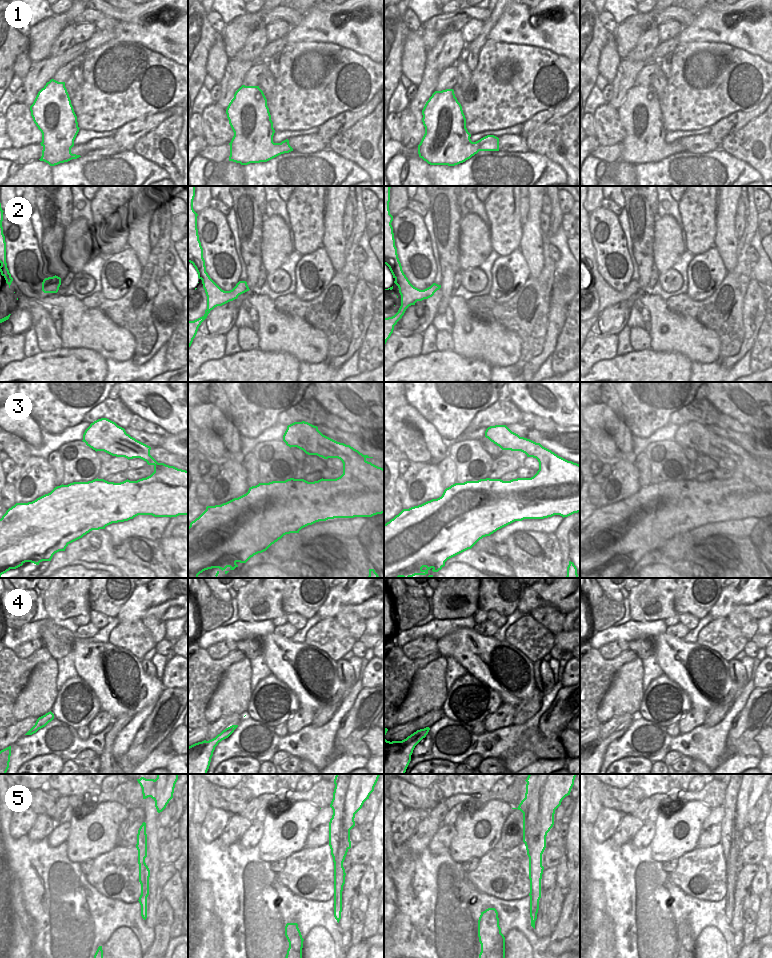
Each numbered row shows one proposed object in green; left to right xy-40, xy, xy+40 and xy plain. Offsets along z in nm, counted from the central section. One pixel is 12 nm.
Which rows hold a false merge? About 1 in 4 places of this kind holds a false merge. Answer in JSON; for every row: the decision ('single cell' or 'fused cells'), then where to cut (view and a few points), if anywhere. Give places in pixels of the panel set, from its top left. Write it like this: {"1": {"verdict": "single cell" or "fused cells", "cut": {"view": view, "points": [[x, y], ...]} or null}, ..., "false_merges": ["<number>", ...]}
{"1": {"verdict": "single cell", "cut": null}, "2": {"verdict": "single cell", "cut": null}, "3": {"verdict": "single cell", "cut": null}, "4": {"verdict": "single cell", "cut": null}, "5": {"verdict": "fused cells", "cut": {"view": "xy+40", "points": [[547, 774], [537, 818], [526, 820], [525, 843]]}}, "false_merges": ["5"]}

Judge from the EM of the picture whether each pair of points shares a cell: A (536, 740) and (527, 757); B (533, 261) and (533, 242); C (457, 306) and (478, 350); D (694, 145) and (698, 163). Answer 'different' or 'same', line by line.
A: different
B: same
C: same
D: different

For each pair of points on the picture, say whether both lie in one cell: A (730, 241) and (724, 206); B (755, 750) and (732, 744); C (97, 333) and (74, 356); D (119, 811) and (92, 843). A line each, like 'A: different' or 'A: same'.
A: same
B: same
C: different
D: same

